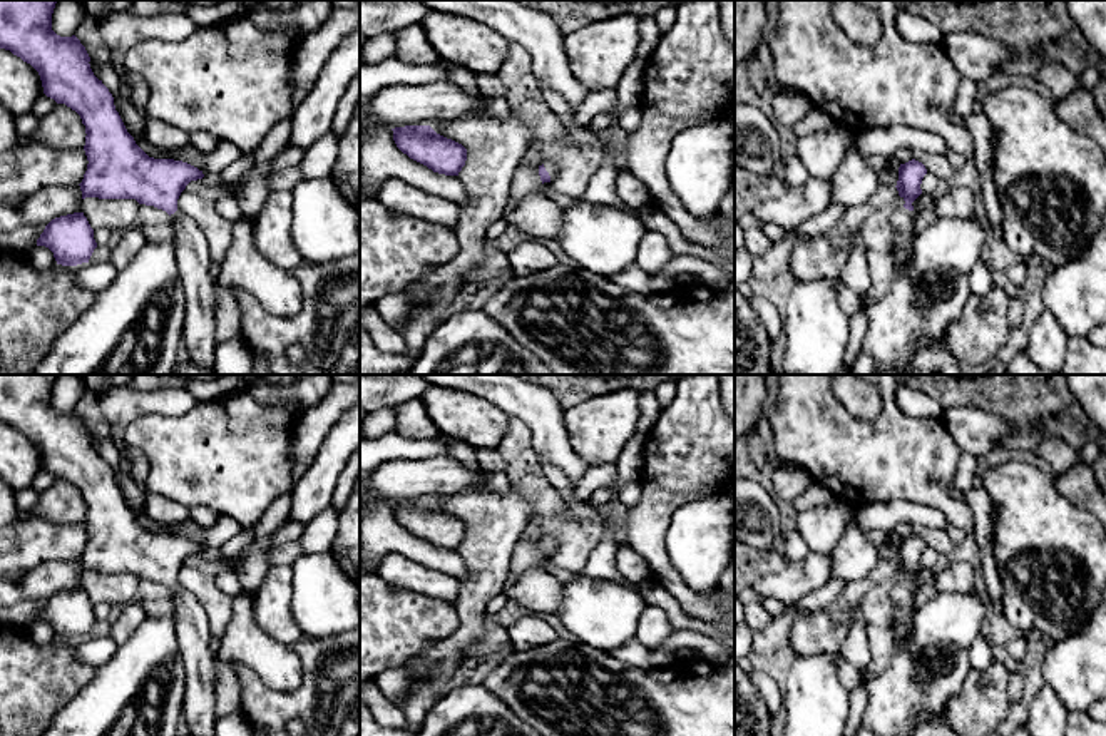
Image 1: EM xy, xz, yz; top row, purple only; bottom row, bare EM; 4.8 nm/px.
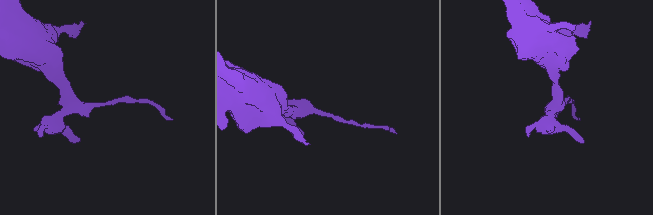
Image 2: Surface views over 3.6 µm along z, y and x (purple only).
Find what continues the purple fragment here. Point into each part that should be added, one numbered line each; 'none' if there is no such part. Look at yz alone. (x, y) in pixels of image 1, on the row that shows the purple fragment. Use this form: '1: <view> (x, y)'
1: yz (904, 231)

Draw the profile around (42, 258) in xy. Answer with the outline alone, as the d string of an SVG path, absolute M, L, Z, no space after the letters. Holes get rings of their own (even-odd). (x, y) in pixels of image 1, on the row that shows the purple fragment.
M35 246L28 253L28 259L37 271L45 271L57 264L54 253L45 246Z

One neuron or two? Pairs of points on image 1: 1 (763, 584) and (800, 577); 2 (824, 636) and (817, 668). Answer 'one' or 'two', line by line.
1: one
2: two

